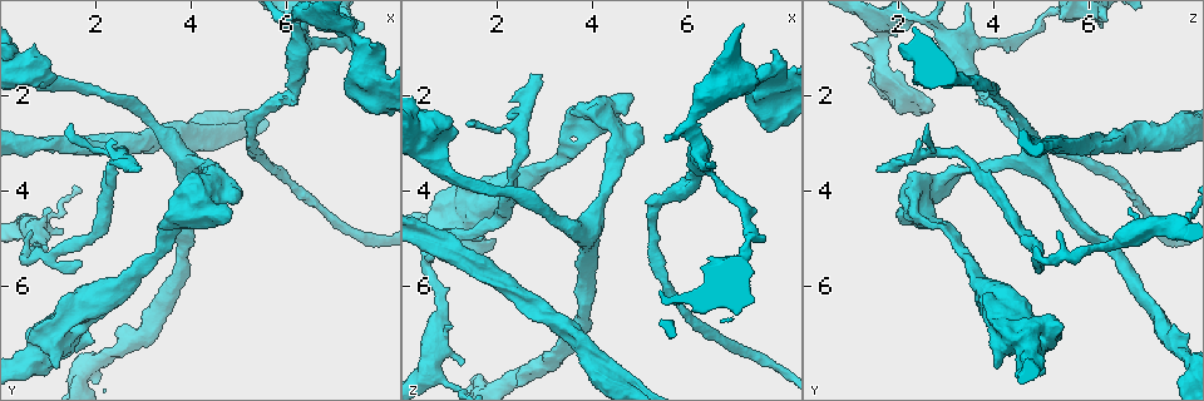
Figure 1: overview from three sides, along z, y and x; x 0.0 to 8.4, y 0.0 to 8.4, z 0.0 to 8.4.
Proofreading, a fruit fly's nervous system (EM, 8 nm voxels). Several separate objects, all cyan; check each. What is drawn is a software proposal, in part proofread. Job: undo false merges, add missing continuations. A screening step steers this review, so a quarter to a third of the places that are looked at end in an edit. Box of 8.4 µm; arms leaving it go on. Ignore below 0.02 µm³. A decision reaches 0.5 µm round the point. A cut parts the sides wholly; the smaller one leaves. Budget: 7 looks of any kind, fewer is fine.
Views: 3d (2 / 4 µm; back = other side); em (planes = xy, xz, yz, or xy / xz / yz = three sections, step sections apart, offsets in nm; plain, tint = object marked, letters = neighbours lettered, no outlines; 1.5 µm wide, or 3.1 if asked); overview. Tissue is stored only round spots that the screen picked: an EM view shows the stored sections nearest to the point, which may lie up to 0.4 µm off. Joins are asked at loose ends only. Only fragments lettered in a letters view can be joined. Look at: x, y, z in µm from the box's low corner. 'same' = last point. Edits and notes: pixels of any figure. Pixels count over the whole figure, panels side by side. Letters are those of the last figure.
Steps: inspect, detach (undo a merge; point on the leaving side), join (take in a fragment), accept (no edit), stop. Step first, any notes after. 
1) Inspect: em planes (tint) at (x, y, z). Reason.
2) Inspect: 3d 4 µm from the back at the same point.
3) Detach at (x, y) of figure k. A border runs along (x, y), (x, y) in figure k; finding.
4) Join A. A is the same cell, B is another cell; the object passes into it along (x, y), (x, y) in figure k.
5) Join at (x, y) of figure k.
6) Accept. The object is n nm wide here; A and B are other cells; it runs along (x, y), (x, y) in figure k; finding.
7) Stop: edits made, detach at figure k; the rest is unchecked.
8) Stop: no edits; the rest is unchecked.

Inspect: em xz step 4 (letters) at (7.90, 2.40, 2.70). Stops while still wide.

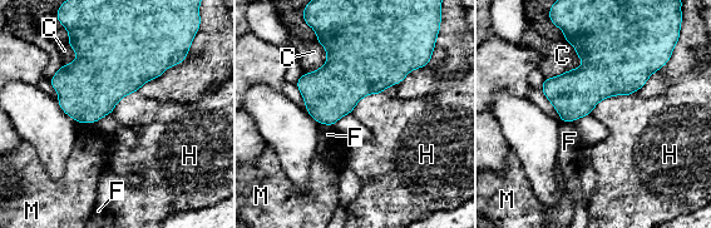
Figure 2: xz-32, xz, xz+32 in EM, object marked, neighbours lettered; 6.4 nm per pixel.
Accept. The longest contact is with H, 300 nm; C, F, H and M are other cells; a border runs along (631, 94), (606, 97), (589, 113) in figure 2; none of them fits.

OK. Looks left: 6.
Inspect: em planes (letters) at (2.85, 3.50, 1.55). Free end.

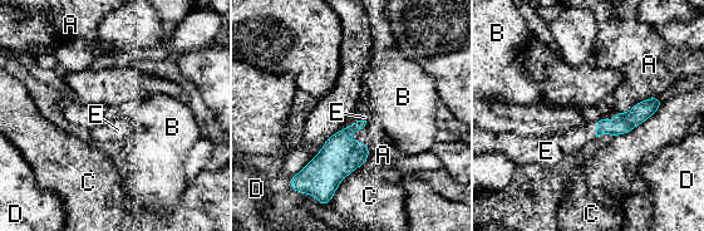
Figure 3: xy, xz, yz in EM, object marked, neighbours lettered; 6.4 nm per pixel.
Join E. E is the same cell, A, B, C and D are other cells; the object passes into it along (623, 123), (596, 129), (561, 145) in figure 3; it goes on there.

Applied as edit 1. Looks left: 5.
Inspect: overview. Redraw.

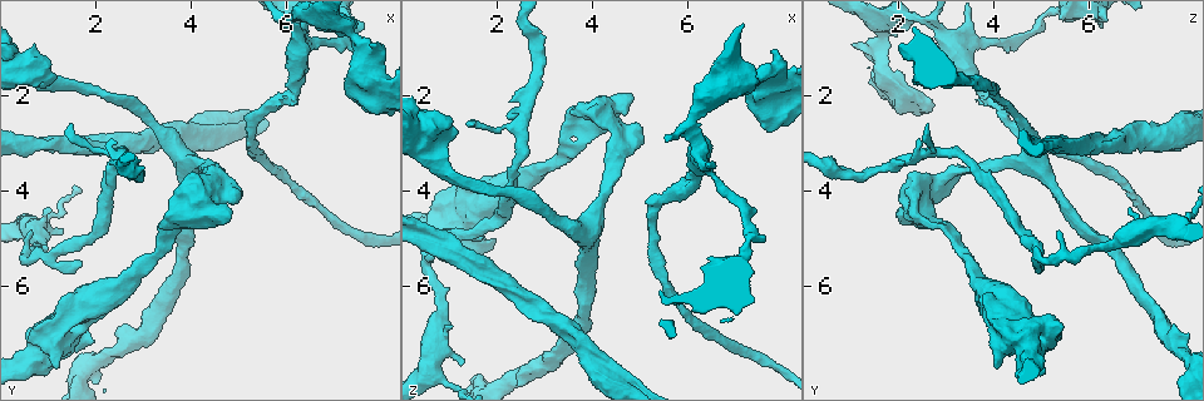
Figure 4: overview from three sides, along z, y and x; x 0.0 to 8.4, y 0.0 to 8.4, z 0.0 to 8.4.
Inspect: em xz step 4 (letters) at (1.95, 7.25, 4.95). Stops while still wide.

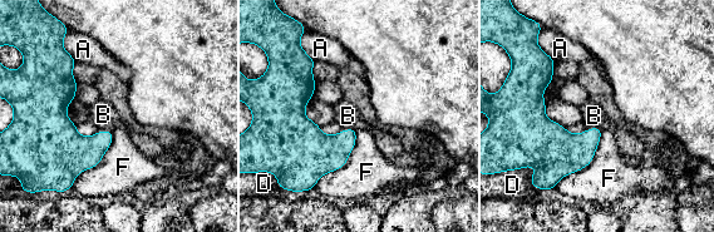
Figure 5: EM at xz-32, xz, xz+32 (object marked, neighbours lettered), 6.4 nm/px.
Inspect: em planes (letters) at the same point.

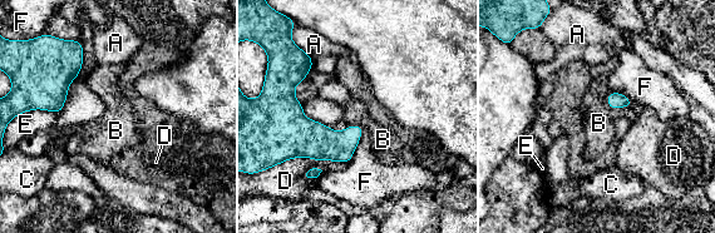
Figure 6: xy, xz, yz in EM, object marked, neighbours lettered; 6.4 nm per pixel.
Accept. A, B, C, D, E and F are other cells; a border runs along (606, 94), (611, 108), (630, 108) in figure 6; none of them fits.

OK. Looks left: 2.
Stop: edits made, join at figure 3; the rest is unchecked.

